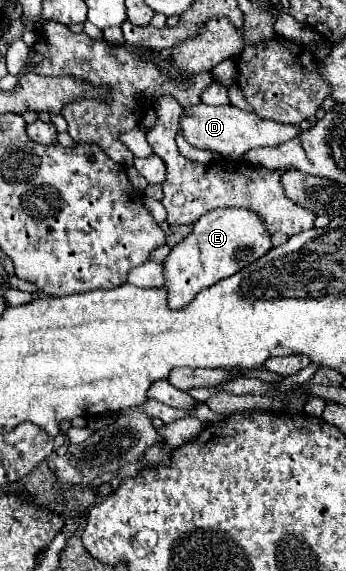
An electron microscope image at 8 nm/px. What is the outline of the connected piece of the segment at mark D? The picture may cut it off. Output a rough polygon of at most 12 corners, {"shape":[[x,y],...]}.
{"shape":[[234,105],[188,107],[190,145],[240,157],[302,133]]}

